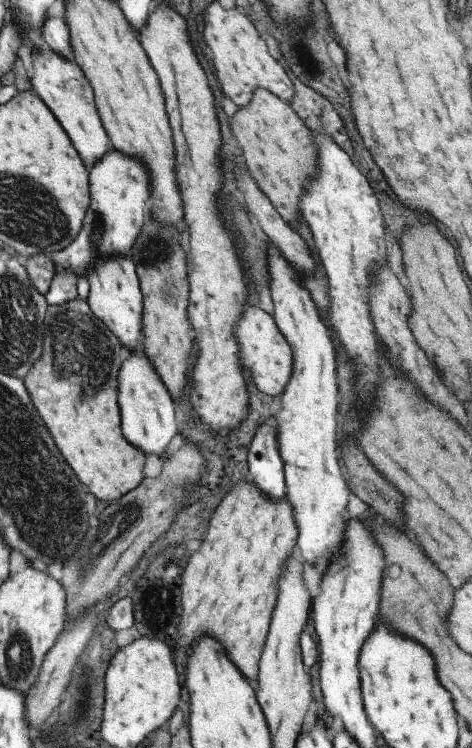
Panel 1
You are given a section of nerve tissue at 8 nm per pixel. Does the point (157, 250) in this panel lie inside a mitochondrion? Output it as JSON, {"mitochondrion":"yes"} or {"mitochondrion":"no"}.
{"mitochondrion":"yes"}

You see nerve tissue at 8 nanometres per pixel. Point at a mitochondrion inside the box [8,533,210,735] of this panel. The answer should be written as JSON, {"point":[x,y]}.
{"point":[87,673]}

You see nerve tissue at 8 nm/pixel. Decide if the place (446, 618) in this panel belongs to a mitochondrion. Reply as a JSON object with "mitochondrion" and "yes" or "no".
{"mitochondrion":"no"}

